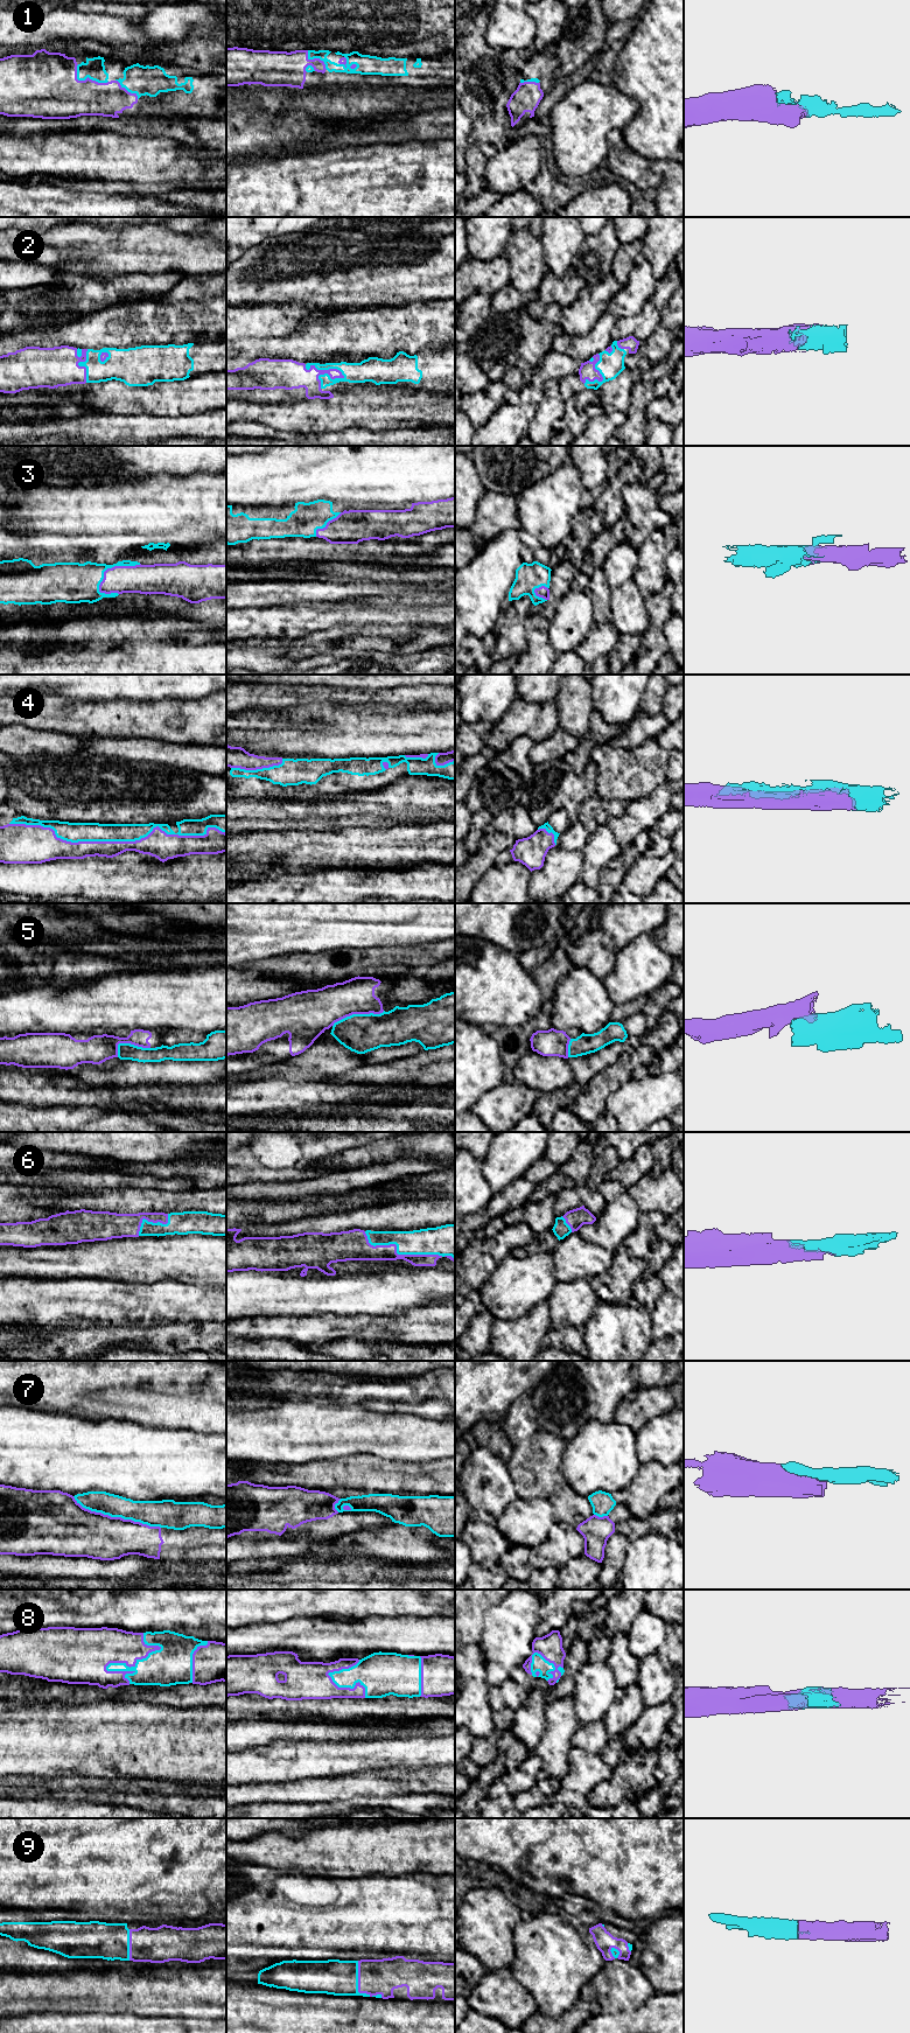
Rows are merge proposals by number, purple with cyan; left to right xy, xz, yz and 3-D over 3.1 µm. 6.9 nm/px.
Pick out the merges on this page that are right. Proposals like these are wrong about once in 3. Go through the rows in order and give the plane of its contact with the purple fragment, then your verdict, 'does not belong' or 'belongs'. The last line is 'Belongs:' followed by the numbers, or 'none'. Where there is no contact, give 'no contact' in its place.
1: meets purple in xy; belongs
2: meets purple in xz; belongs
3: meets purple in xy; belongs
4: meets purple in xy; belongs
5: meets purple in xz; does not belong
6: meets purple in xz; belongs
7: meets purple in xy; does not belong
8: meets purple in xy; belongs
9: meets purple in xz; belongs
Belongs: 1, 2, 3, 4, 6, 8, 9

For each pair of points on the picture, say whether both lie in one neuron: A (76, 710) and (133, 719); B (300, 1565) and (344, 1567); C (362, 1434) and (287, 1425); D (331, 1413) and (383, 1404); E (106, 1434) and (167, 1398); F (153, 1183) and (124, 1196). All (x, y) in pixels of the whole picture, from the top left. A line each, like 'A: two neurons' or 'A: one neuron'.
A: one neuron
B: one neuron
C: one neuron
D: two neurons
E: two neurons
F: two neurons

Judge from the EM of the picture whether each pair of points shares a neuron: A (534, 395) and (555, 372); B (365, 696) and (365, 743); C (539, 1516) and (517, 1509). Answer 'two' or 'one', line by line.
A: one
B: two
C: one

